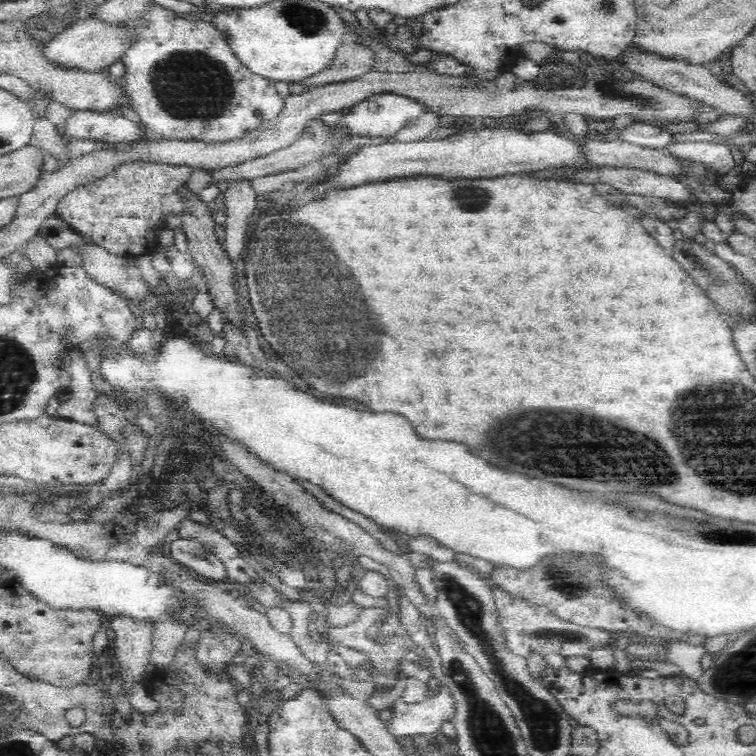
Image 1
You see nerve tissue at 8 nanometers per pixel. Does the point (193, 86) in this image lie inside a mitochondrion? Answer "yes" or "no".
yes

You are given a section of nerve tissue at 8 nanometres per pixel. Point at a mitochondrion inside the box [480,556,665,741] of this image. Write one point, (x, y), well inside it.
(569, 583)

